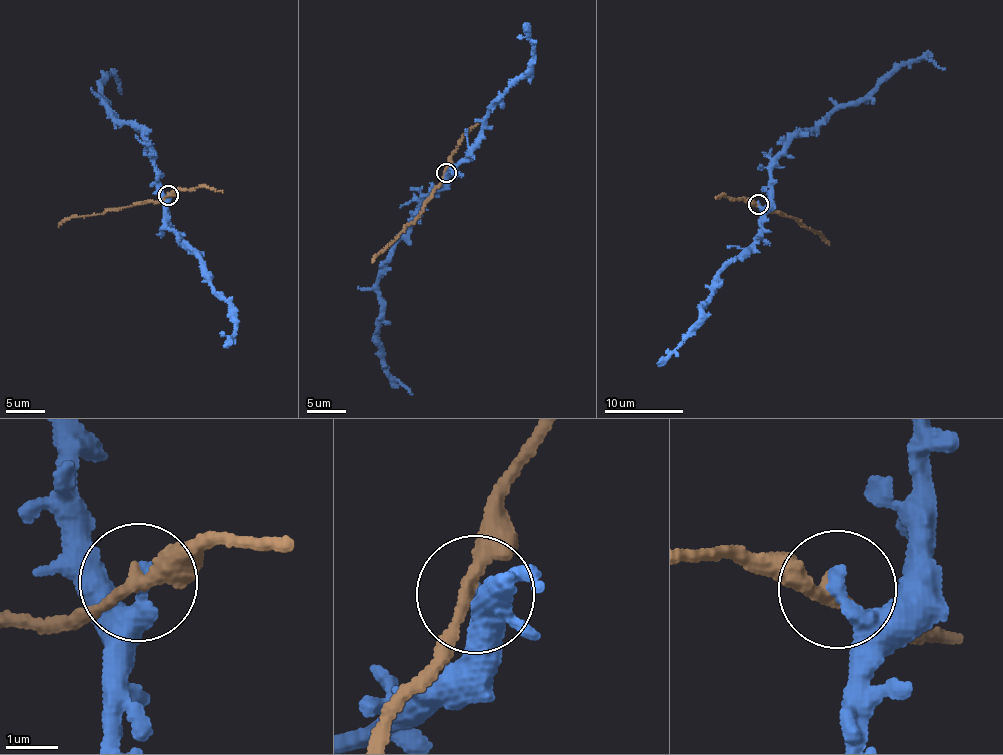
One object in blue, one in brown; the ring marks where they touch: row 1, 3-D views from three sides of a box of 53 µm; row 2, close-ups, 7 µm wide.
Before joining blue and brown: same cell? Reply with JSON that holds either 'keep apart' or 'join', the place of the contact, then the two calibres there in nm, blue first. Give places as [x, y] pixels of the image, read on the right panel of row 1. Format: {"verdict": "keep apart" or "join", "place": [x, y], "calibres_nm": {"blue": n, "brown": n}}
{"verdict": "keep apart", "place": [758, 204], "calibres_nm": {"blue": 400, "brown": 240}}

